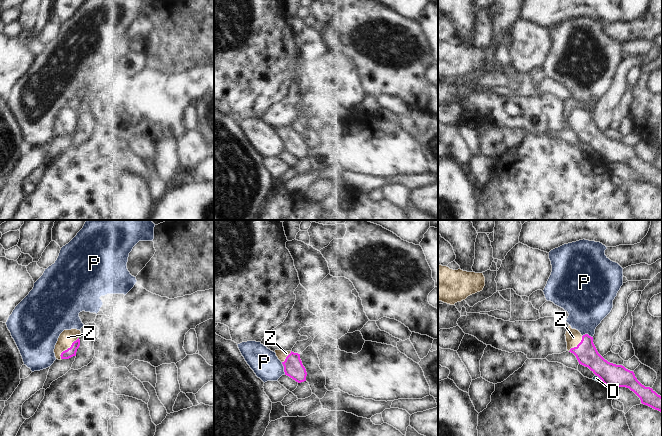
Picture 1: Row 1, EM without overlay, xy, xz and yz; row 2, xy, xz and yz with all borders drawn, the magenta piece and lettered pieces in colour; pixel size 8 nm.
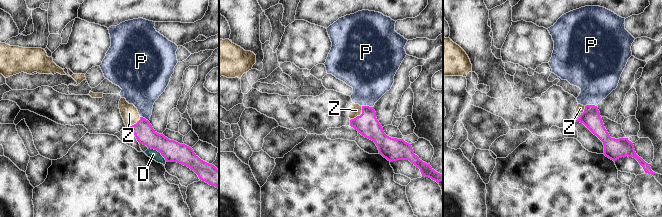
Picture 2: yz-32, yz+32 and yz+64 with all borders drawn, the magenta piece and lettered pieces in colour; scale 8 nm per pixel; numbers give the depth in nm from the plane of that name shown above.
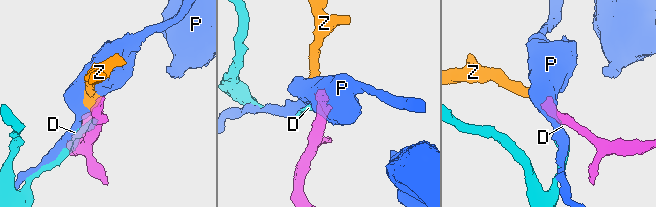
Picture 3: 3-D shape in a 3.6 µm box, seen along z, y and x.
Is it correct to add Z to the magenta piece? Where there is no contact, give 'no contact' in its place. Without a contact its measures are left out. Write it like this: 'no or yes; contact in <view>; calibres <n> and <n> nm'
yes; contact in xy; calibres 80 and 120 nm

